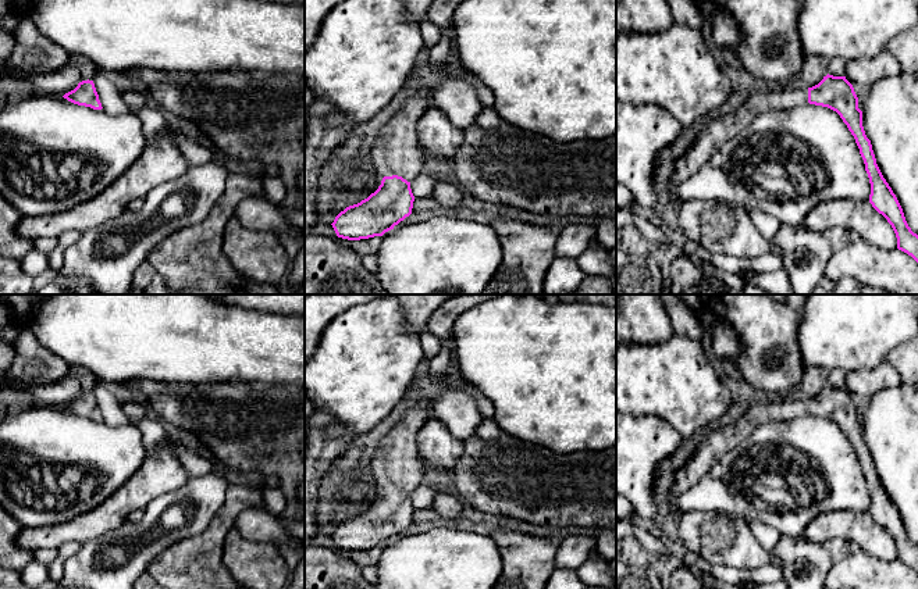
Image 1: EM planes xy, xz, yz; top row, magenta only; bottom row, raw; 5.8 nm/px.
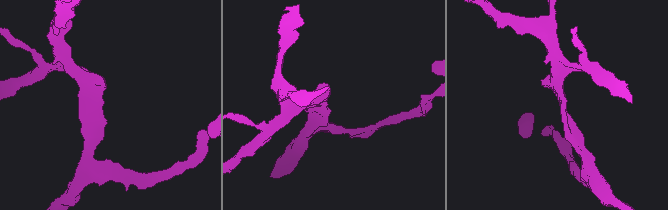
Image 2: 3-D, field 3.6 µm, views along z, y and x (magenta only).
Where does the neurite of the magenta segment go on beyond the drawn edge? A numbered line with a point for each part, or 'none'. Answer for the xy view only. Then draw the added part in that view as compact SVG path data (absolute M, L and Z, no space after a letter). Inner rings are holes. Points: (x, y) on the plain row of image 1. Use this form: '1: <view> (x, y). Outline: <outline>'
none

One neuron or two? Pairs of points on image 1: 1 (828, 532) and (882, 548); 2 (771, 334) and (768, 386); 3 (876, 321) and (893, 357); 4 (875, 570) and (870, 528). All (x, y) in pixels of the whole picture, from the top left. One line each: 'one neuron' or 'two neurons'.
1: one neuron
2: one neuron
3: two neurons
4: two neurons

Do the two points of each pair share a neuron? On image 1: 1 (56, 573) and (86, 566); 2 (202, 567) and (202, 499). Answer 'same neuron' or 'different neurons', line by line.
1: different neurons
2: different neurons

